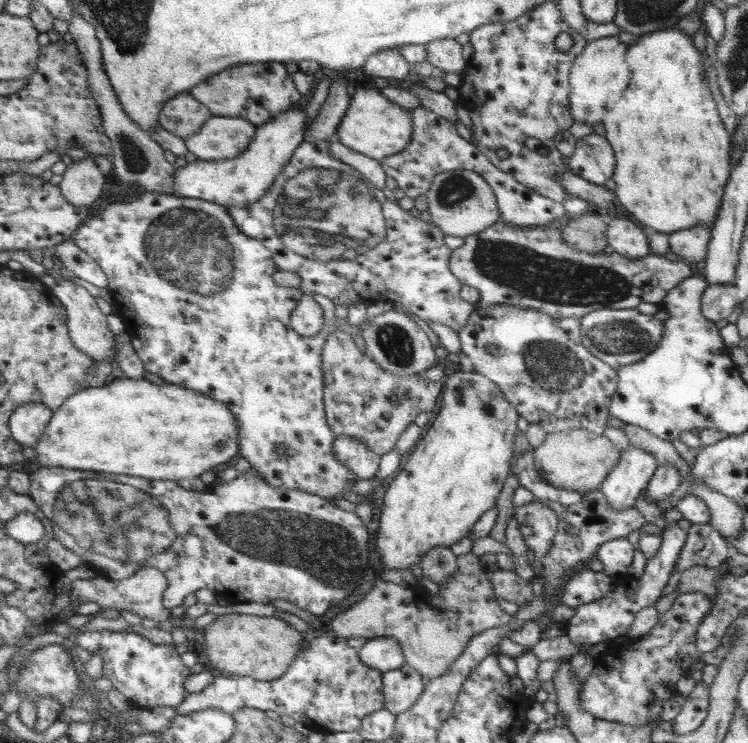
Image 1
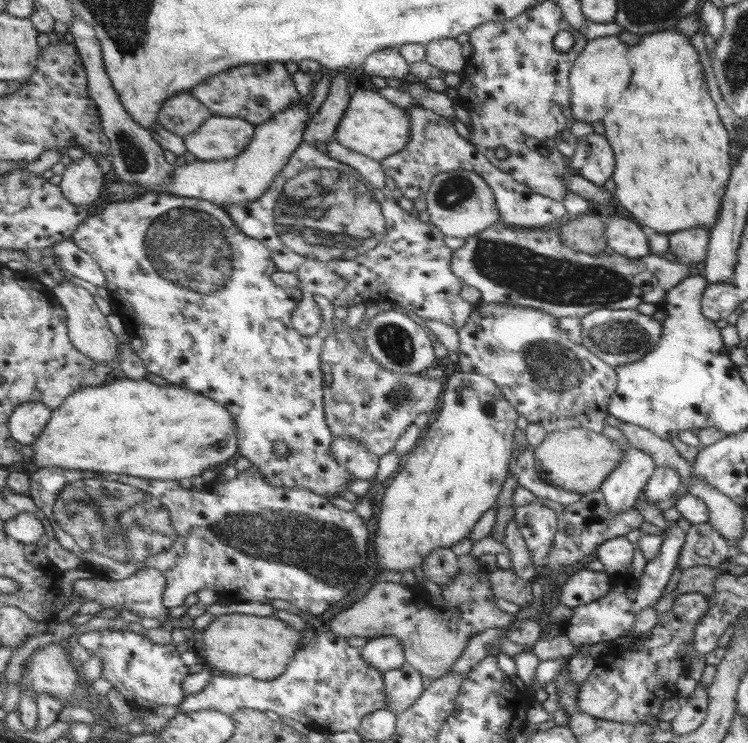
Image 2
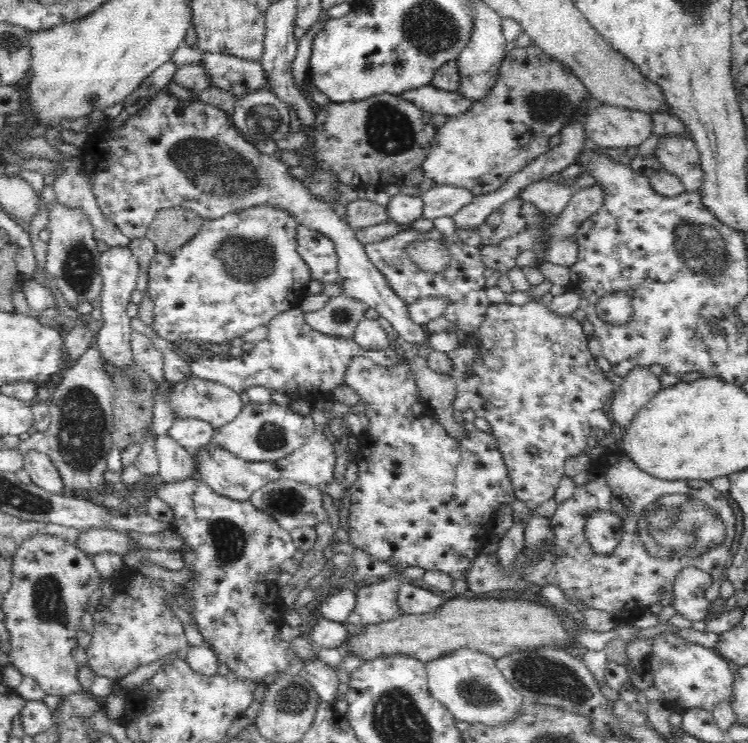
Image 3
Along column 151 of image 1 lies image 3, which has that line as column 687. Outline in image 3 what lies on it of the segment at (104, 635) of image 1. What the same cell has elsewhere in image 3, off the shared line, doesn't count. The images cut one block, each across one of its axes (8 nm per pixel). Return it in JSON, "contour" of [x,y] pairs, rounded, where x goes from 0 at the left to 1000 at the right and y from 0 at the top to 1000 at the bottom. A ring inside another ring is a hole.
{"contour":[[[900,852],[872,859],[872,875],[866,880],[869,911],[873,923],[885,931],[886,946],[904,945],[912,953],[943,953],[953,956],[959,948],[976,943],[979,934],[979,904],[972,890],[955,871],[920,864]]]}

